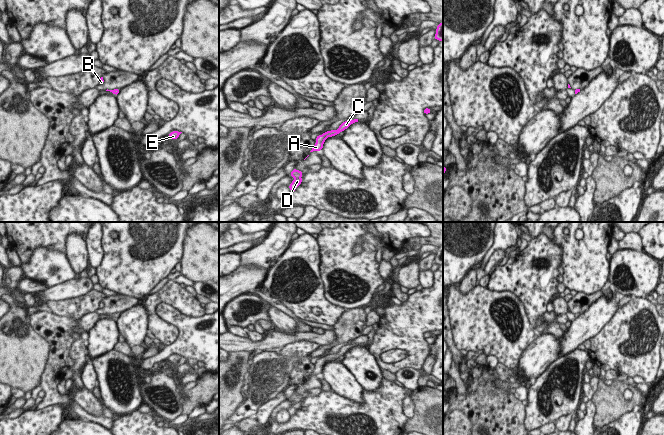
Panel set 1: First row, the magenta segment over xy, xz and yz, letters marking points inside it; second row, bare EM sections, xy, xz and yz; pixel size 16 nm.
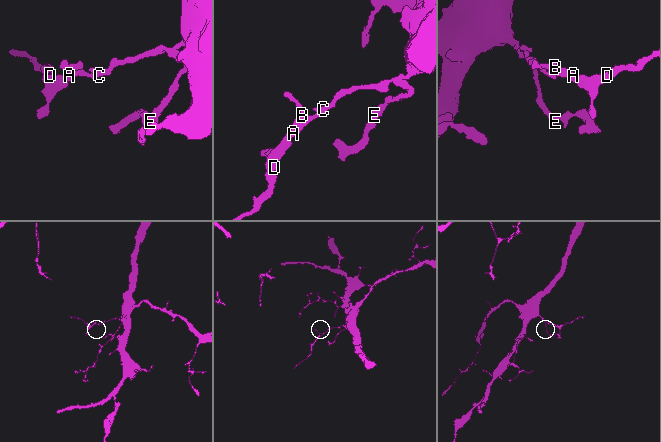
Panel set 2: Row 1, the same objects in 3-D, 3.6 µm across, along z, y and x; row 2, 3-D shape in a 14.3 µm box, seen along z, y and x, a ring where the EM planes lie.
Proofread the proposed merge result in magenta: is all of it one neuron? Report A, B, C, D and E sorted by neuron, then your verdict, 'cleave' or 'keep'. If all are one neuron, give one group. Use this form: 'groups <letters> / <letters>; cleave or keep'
groups A B C D E; keep

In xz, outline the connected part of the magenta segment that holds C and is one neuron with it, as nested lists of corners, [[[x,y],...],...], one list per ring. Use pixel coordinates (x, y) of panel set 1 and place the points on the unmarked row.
[[[358,343],[347,344],[341,347],[337,354],[326,355],[322,359],[318,359],[315,363],[316,367],[310,376],[321,375],[323,373],[323,368],[328,361],[333,361],[338,359],[340,356],[343,356],[344,354],[346,354],[351,348],[356,346],[358,346]]]

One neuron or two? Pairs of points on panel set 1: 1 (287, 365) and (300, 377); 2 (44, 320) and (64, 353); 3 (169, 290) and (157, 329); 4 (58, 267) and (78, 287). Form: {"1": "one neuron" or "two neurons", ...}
{"1": "two neurons", "2": "one neuron", "3": "one neuron", "4": "two neurons"}

